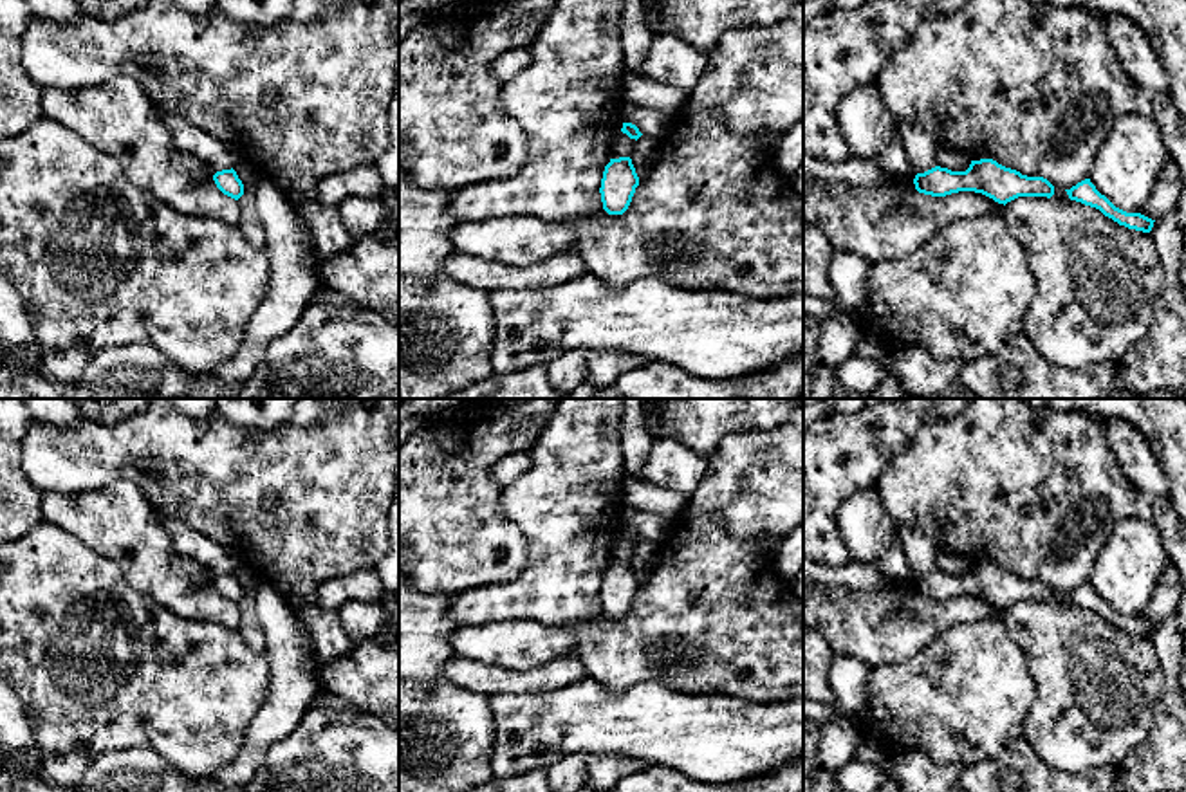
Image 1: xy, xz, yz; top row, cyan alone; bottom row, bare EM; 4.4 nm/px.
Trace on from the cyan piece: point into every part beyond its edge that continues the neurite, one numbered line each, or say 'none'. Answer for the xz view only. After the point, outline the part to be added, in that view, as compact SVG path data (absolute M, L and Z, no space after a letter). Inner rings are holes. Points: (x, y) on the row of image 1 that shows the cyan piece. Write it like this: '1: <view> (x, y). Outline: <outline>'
none

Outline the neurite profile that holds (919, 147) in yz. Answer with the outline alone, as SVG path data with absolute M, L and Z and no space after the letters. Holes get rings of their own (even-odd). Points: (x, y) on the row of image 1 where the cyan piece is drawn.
M895 121L895 135L901 141L915 173L924 173L937 166L937 143L933 137L906 121Z

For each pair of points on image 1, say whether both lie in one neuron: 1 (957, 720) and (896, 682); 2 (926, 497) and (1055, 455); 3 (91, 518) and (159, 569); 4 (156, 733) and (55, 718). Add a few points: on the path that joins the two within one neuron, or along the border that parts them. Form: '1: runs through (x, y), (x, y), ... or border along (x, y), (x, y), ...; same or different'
1: runs through (943, 706), (939, 702), (916, 702), (910, 697); same
2: runs through (959, 484), (1022, 484); same
3: runs through (107, 520), (143, 552); same
4: runs through (130, 718), (80, 718); same

